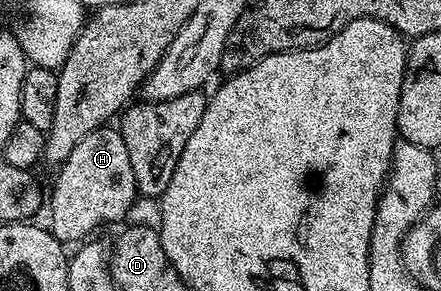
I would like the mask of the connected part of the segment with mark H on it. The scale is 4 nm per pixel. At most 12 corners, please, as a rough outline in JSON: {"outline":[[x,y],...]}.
{"outline":[[115,126],[59,164],[52,236],[65,245],[138,200]]}

